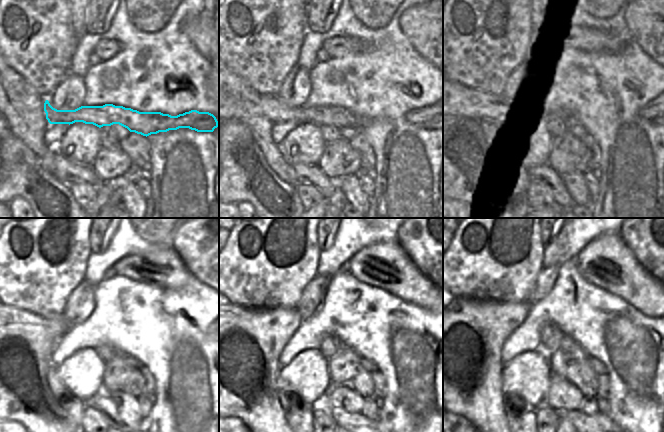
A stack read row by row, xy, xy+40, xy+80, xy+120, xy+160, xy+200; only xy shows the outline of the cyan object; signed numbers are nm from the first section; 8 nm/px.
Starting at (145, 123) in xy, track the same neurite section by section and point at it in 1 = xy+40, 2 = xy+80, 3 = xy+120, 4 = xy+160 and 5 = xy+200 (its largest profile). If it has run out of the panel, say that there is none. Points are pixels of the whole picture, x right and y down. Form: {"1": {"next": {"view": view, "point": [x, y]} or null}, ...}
{"1": {"next": {"view": "xy+40", "point": [272, 107]}}, "2": {"next": {"view": "xy+80", "point": [463, 98]}}, "3": {"next": {"view": "xy+120", "point": [15, 318]}}, "4": {"next": {"view": "xy+160", "point": [239, 313]}}, "5": {"next": {"view": "xy+200", "point": [463, 306]}}}

